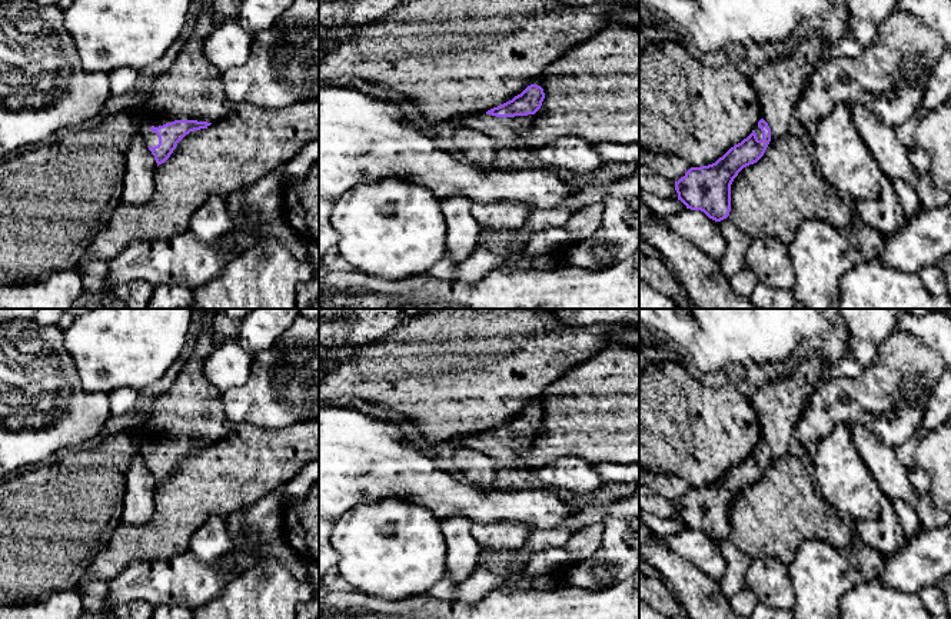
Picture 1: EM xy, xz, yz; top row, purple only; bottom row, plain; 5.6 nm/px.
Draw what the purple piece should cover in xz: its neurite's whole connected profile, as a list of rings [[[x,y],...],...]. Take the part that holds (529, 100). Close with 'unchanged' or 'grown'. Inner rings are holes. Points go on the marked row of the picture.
[[[531,84],[512,100],[486,113],[466,113],[456,117],[455,122],[489,136],[499,149],[506,149],[531,129],[543,99],[543,89]]]; grown

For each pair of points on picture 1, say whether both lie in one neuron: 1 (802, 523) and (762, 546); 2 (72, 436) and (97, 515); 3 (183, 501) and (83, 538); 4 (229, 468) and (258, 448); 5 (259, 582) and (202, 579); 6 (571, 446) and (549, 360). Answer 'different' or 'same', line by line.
1: same
2: different
3: different
4: same
5: different
6: different

